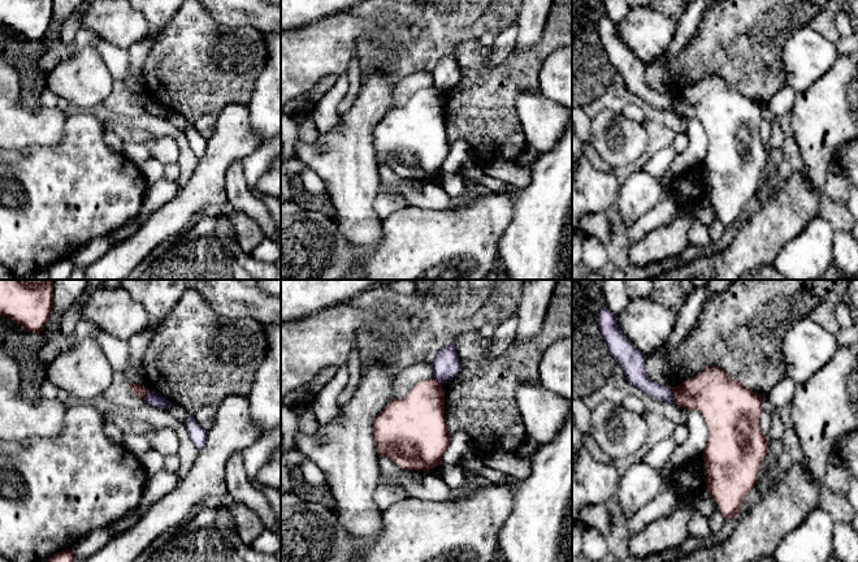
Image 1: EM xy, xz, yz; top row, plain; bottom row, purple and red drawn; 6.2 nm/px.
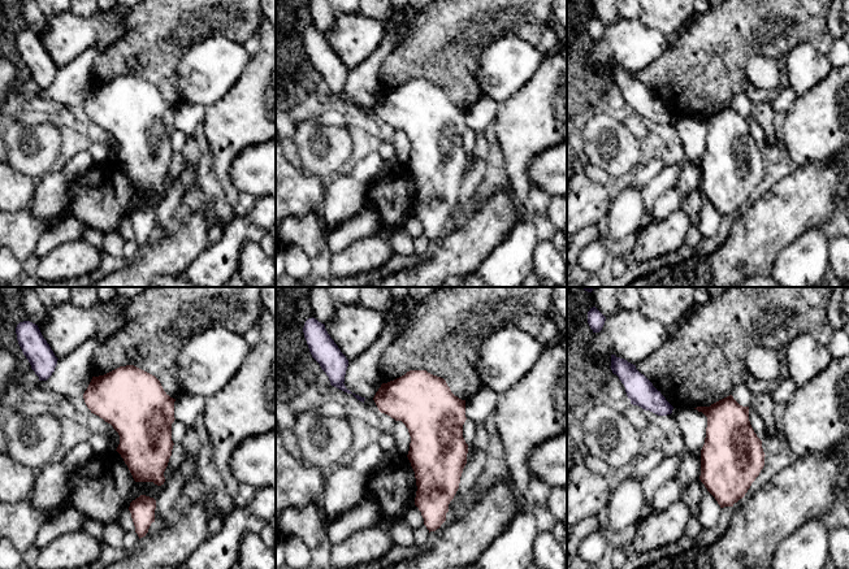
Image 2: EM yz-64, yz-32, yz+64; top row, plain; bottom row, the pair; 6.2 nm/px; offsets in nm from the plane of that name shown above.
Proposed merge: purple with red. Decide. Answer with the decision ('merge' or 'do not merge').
do not merge

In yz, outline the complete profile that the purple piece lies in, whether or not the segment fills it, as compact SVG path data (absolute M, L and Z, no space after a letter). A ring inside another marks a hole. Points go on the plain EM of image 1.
M607 16L598 22L598 35L607 59L623 77L627 90L663 112L675 112L672 96L662 95L647 86L646 65L627 47L618 34L616 23Z

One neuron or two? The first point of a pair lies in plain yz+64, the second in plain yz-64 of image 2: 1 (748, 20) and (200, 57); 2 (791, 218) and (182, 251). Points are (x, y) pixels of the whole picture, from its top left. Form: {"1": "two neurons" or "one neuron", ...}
{"1": "two neurons", "2": "one neuron"}

